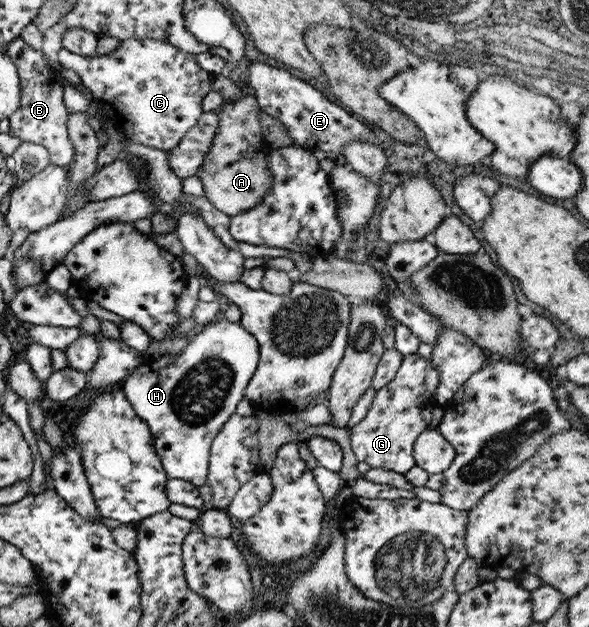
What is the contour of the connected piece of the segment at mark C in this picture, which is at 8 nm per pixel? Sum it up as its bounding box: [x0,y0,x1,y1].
[56,39,214,151]

